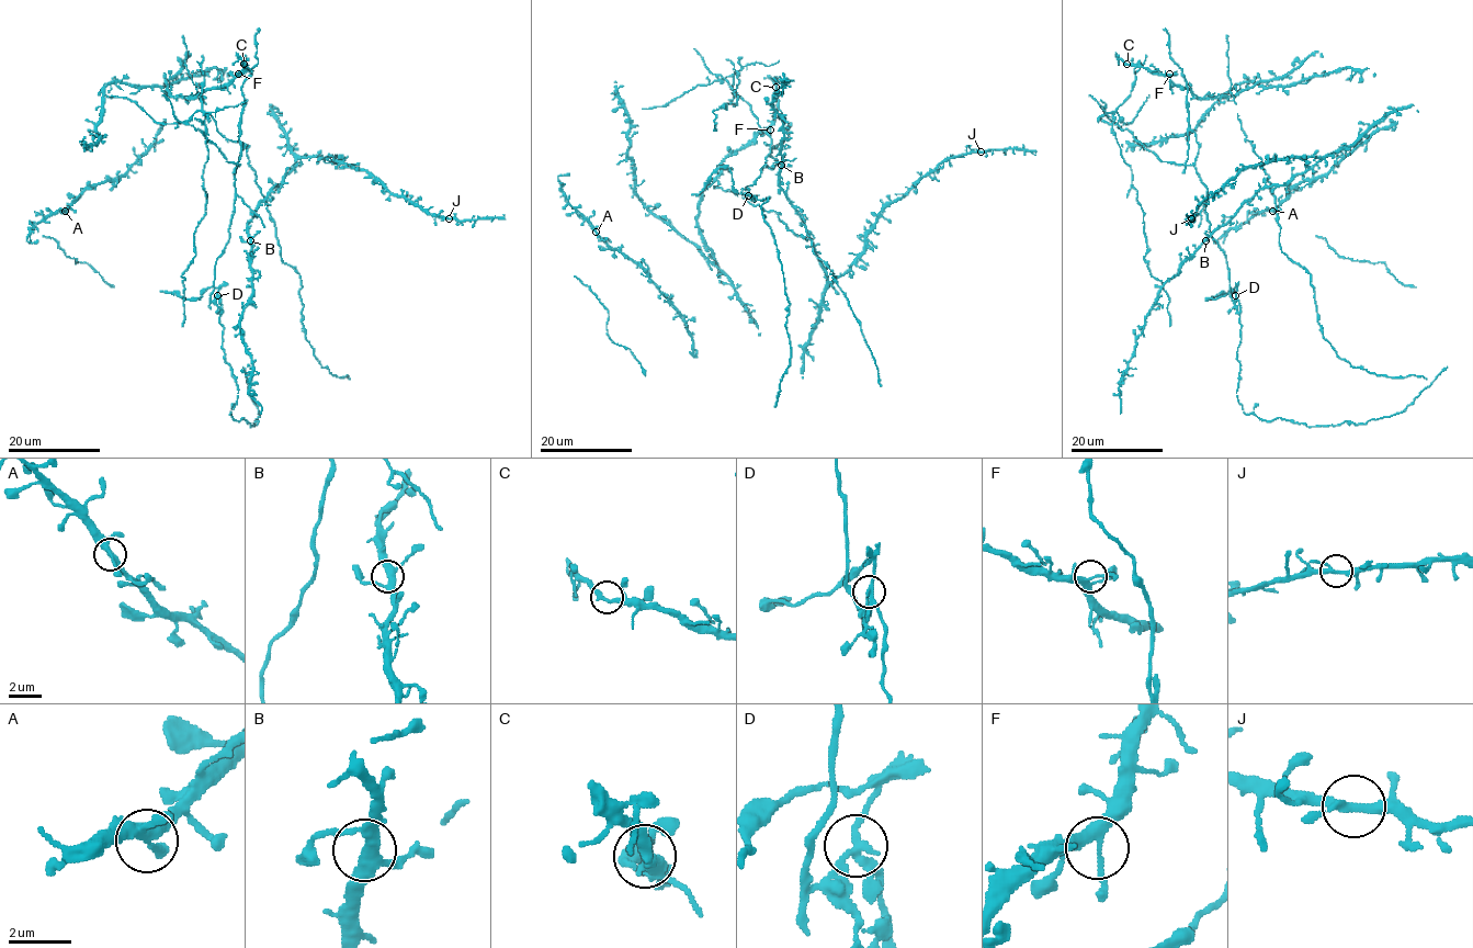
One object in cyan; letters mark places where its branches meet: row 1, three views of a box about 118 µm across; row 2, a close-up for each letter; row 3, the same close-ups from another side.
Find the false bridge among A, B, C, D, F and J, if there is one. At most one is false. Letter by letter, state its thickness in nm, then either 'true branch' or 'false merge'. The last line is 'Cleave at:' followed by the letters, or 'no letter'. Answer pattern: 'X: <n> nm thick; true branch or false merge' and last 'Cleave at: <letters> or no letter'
A: 300 nm thick; true branch
B: 360 nm thick; true branch
C: 240 nm thick; true branch
D: 220 nm thick; false merge
F: 240 nm thick; true branch
J: 240 nm thick; true branch
Cleave at: D

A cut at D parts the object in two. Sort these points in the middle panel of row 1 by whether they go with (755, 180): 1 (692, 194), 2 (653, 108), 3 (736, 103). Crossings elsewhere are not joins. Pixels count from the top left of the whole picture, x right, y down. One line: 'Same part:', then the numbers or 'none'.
Same part: 1, 2, 3

